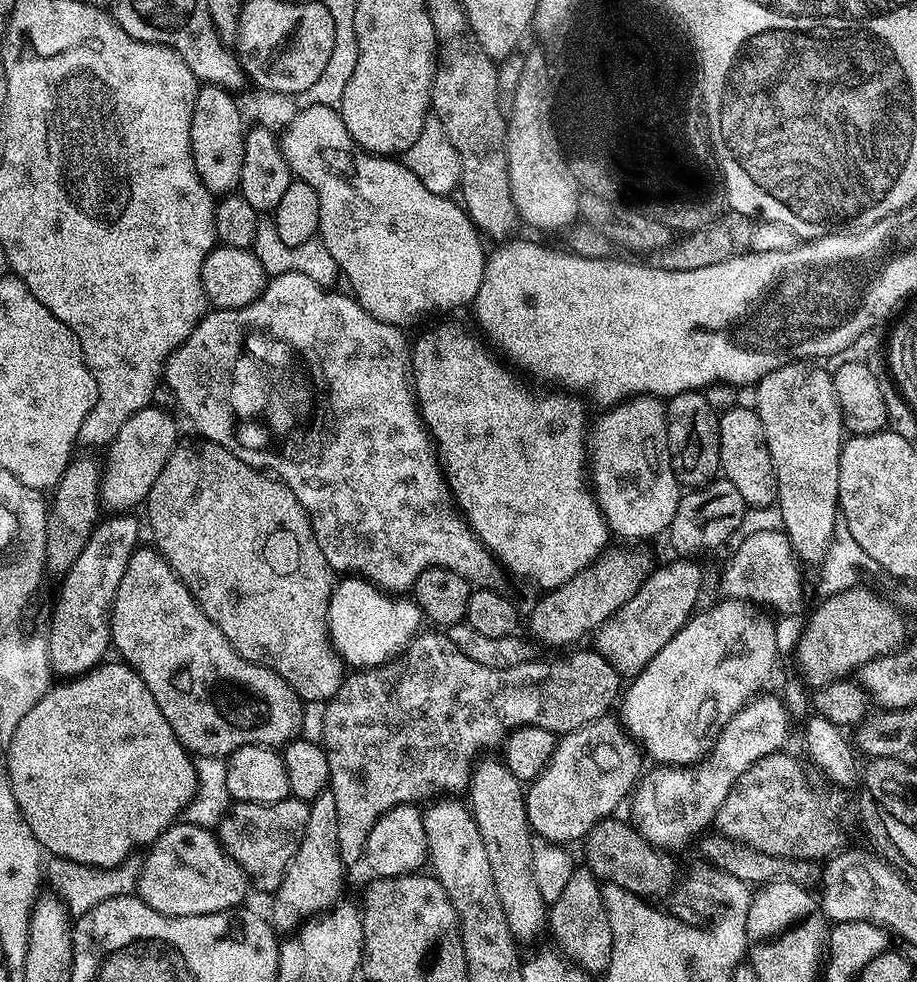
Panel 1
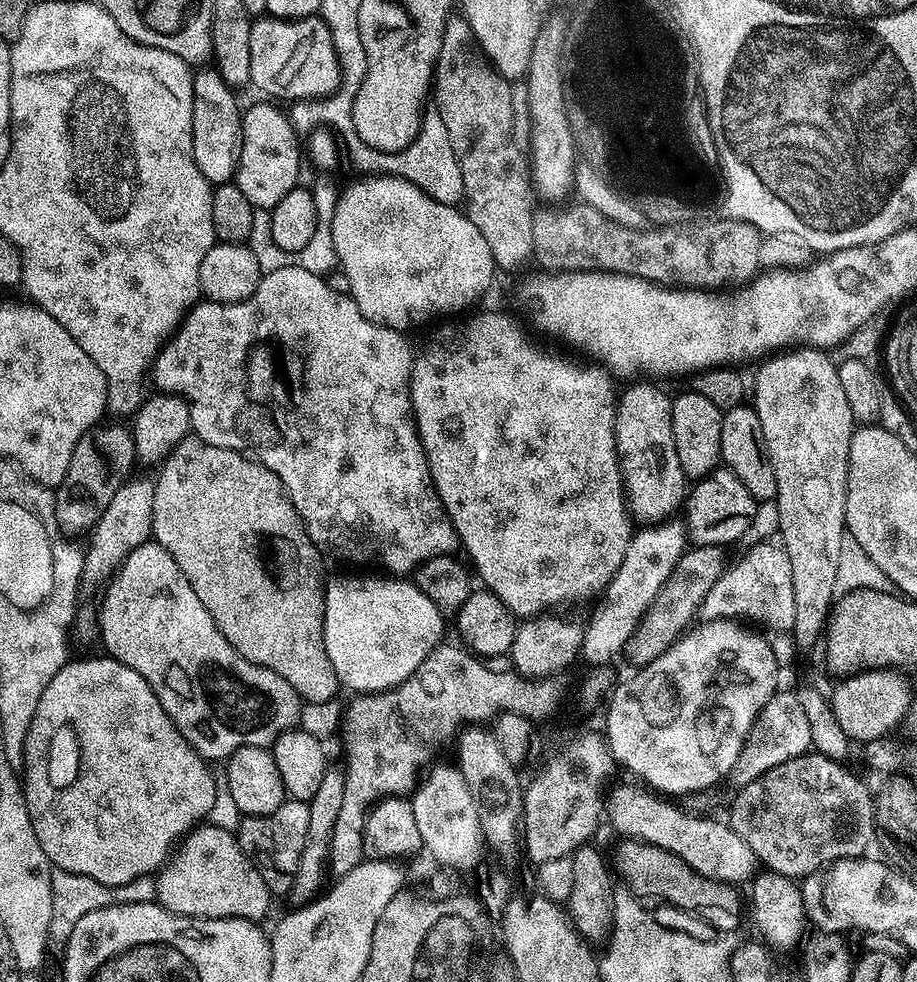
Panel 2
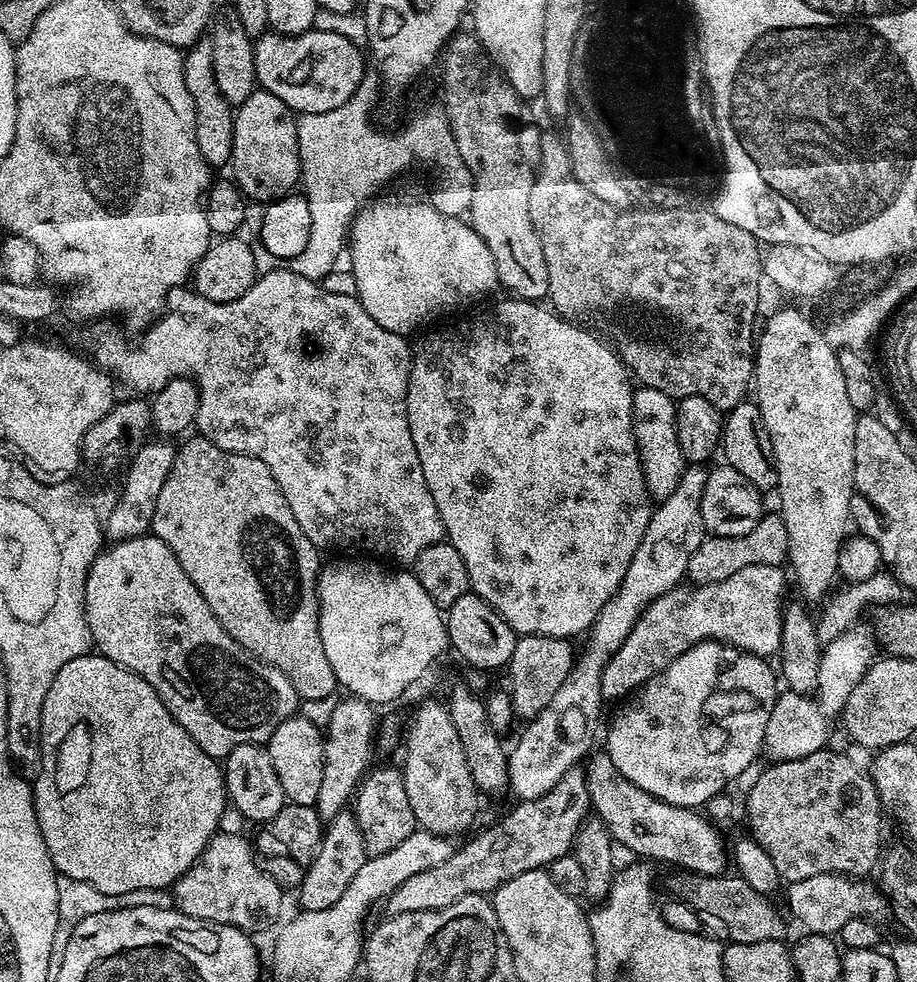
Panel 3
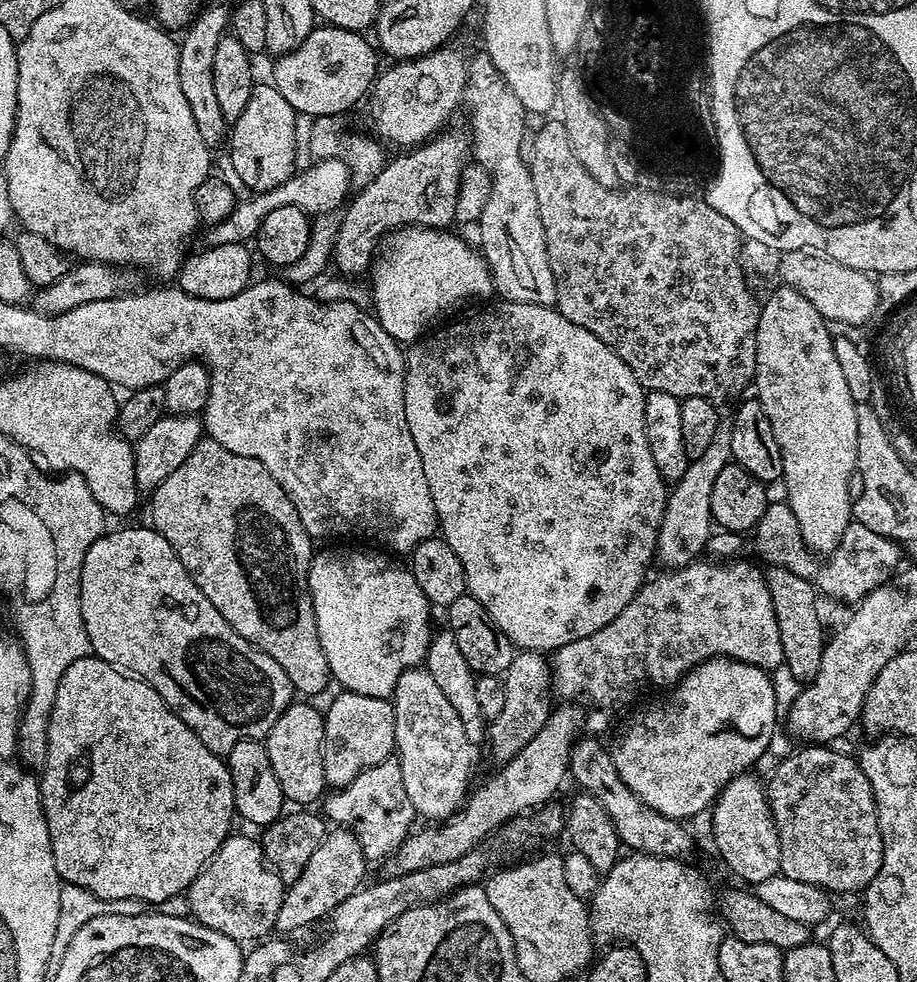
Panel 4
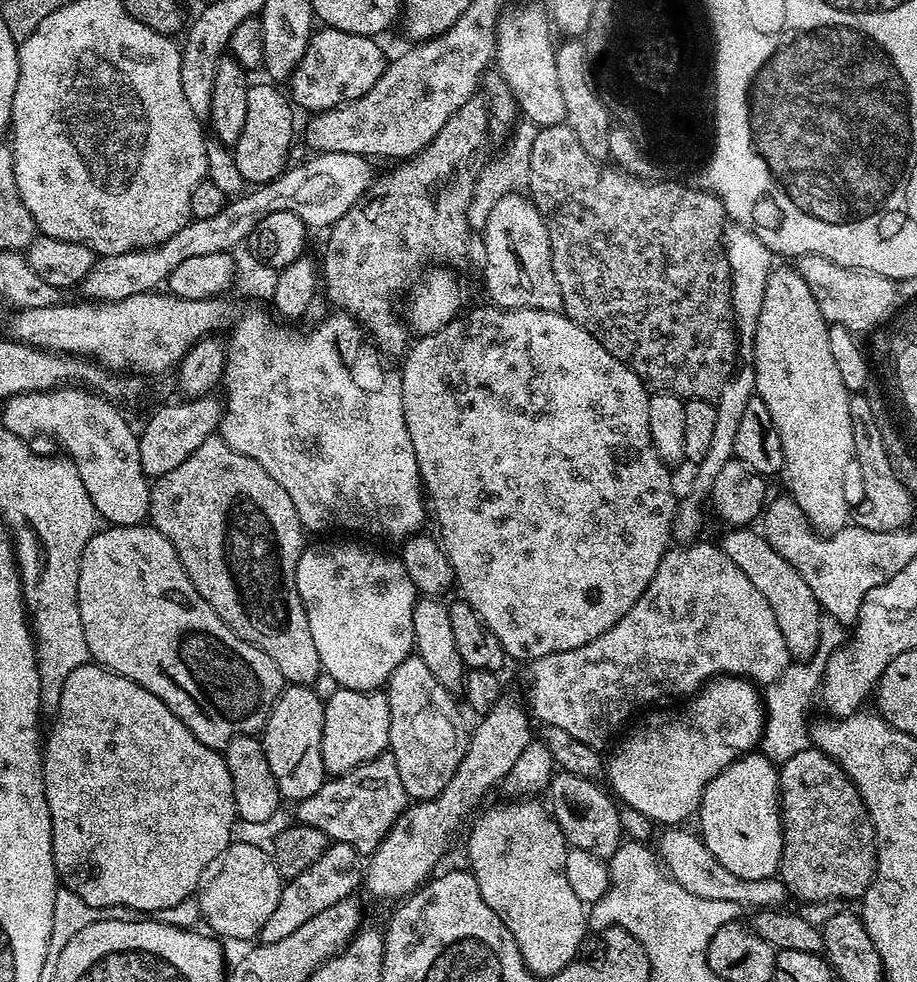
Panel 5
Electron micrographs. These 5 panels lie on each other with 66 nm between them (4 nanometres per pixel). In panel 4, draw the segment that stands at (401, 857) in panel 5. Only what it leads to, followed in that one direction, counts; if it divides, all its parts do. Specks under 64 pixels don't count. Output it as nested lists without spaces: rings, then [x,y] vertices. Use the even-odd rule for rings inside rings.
[[[517,651],[513,655],[510,666],[502,677],[506,698],[502,705],[502,714],[498,718],[487,721],[486,745],[488,752],[497,760],[497,765],[503,766],[546,726],[550,703],[548,704],[548,692],[553,691],[552,670],[549,661],[539,652]]]

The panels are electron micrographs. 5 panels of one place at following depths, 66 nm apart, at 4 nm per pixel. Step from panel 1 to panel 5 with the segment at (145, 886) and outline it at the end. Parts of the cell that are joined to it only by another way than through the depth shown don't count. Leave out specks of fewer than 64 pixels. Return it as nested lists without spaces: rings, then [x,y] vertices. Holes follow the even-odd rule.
[[[233,842],[200,882],[200,912],[217,937],[225,941],[248,940],[251,936],[253,939],[259,937],[262,926],[274,914],[284,885],[275,859],[269,853],[267,856],[256,844]]]

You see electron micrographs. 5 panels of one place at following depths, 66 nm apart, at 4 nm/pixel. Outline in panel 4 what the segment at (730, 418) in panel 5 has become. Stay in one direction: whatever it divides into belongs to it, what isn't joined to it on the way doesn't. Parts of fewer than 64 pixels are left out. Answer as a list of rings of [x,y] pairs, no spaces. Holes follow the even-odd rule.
[[[722,418],[718,422],[718,430],[714,430],[714,438],[710,446],[706,446],[703,454],[691,457],[686,474],[671,485],[666,502],[666,510],[662,514],[662,522],[656,539],[655,559],[664,563],[665,569],[681,568],[693,563],[699,552],[708,547],[708,539],[714,531],[714,521],[710,510],[710,494],[714,491],[714,478],[732,460],[730,450],[731,419]]]

